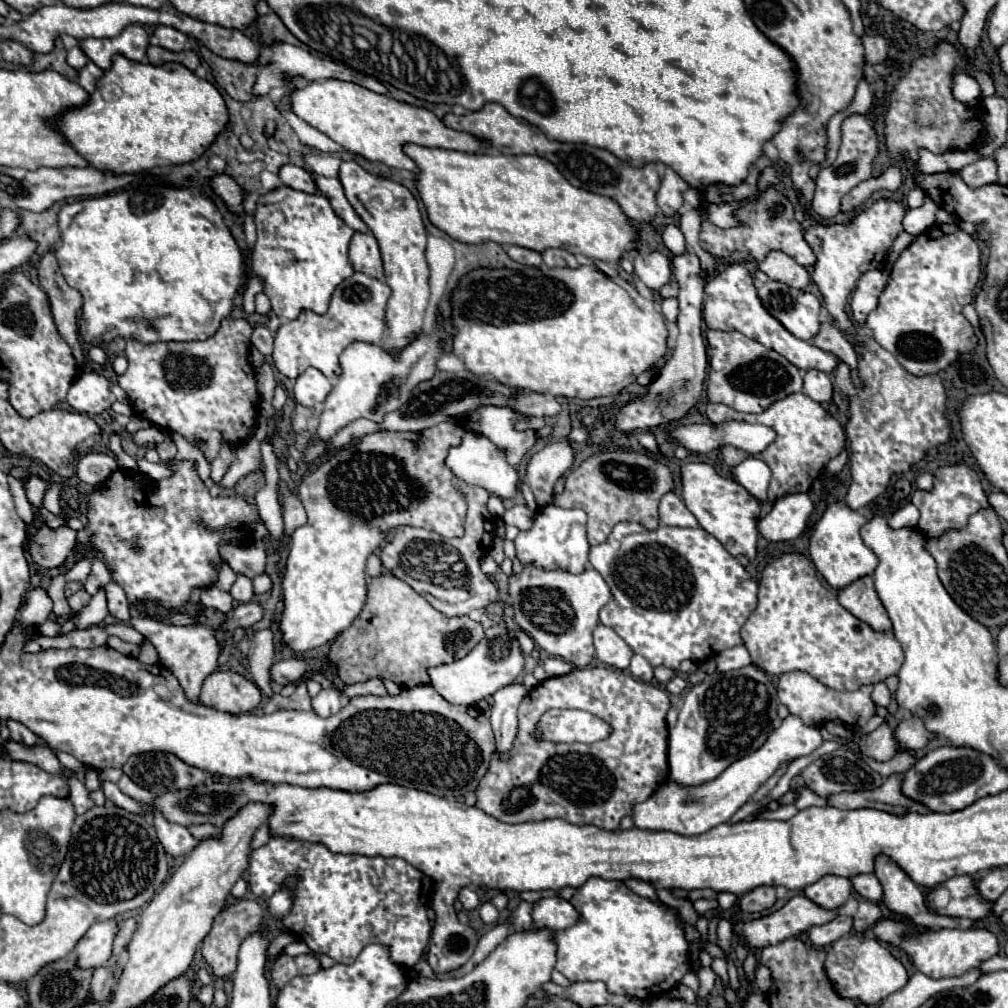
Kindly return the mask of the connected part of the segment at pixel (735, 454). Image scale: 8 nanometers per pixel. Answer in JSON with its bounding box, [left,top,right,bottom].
[722,446,748,466]

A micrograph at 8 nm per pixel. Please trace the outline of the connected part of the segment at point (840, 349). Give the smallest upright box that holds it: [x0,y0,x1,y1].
[814,322,856,372]

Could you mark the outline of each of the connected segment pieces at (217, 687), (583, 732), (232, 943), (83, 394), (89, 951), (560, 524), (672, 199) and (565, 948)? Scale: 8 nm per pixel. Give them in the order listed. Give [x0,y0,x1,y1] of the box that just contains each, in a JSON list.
[[200,670,260,714],[536,709,612,742],[202,900,264,978],[66,372,110,414],[76,920,118,968],[514,504,590,574],[656,168,690,216],[554,876,690,1000]]

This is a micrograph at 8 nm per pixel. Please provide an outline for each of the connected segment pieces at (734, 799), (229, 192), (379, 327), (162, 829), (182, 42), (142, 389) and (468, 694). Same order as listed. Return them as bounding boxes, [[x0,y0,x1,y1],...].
[[632,716,824,836],[212,174,244,214],[274,272,390,378],[154,812,198,856],[154,26,186,52],[118,318,258,462],[430,624,524,706]]

